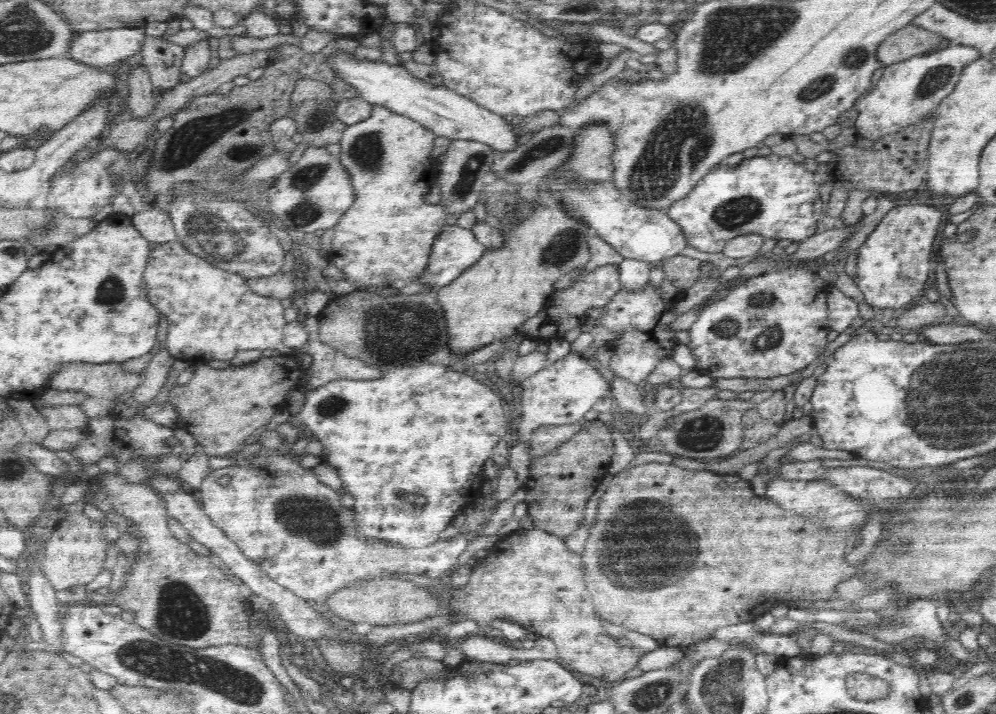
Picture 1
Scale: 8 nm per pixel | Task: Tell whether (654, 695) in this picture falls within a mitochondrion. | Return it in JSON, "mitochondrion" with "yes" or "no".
{"mitochondrion":"yes"}

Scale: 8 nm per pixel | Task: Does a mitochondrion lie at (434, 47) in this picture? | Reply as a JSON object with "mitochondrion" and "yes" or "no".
{"mitochondrion":"no"}

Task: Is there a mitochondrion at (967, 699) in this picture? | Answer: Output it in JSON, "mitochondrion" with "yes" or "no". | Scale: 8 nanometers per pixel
{"mitochondrion":"yes"}

